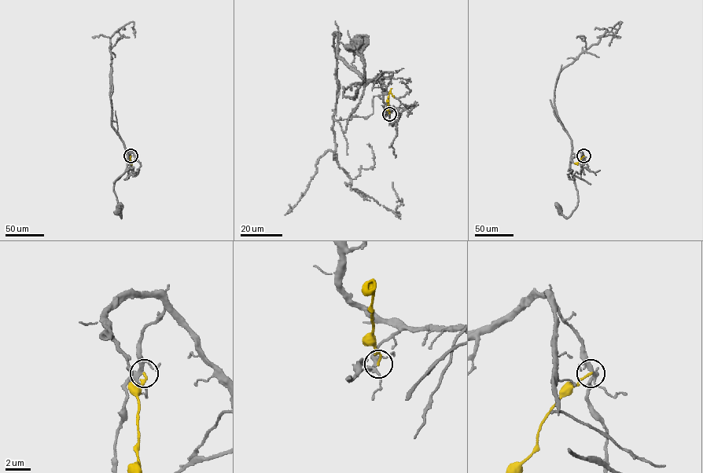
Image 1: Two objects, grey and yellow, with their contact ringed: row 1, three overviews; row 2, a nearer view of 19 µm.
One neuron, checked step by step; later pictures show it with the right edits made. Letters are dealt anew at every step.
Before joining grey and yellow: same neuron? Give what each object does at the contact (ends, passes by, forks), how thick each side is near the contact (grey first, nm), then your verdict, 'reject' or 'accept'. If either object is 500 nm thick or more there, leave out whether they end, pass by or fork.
grey forks there; yellow ends there; 280 nm thick on the grey side, 170 nm on the other; reject

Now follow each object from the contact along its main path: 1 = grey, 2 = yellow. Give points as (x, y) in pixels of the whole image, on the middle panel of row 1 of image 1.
1: (389, 114), (392, 108), (383, 100), (380, 76), (353, 82), (344, 96), (353, 98), (364, 77), (356, 42)
2: (389, 114), (389, 94), (394, 97)

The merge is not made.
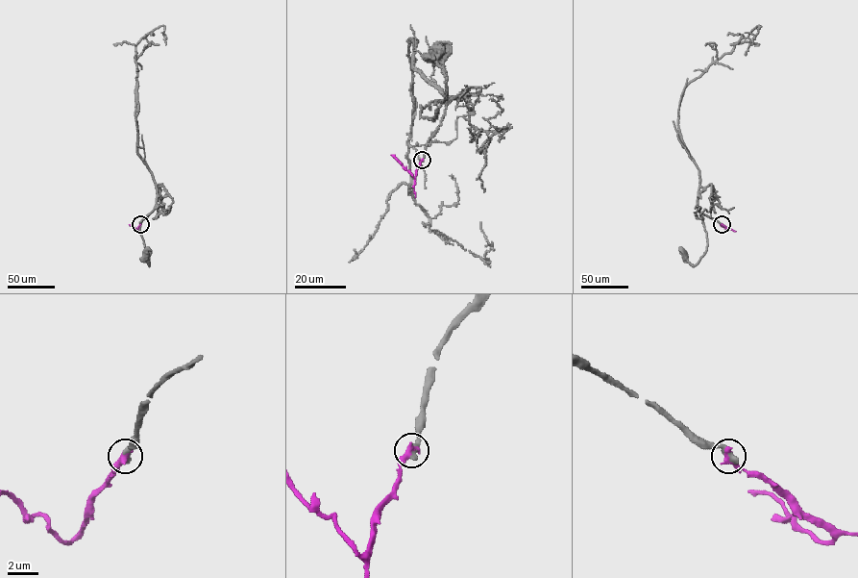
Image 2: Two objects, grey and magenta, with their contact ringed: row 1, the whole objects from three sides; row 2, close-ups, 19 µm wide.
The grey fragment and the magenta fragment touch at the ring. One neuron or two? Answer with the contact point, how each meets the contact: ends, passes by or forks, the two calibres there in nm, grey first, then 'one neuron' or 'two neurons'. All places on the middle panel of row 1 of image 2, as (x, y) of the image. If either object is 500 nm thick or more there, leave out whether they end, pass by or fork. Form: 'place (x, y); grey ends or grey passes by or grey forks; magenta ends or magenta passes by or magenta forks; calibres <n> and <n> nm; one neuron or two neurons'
place (422, 160); calibres 440 and 550 nm; one neuron

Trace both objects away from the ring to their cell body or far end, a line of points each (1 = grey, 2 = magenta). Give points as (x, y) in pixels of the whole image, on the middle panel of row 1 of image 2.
1: (422, 160), (445, 113), (445, 100), (432, 100), (420, 115), (432, 119), (446, 93), (444, 62), (436, 51)
2: (422, 160), (414, 177), (391, 155)

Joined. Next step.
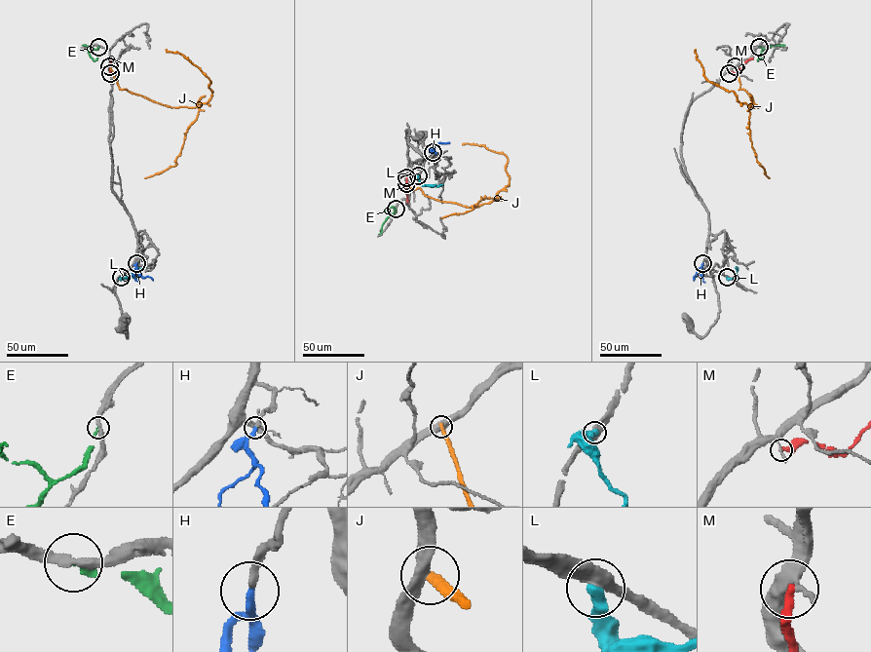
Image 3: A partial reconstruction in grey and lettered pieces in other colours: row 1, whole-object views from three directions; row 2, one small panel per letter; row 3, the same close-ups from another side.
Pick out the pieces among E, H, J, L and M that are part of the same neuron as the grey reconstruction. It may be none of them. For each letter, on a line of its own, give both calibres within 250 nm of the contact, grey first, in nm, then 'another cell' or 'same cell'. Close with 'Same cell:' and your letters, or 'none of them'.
E: calibres 280 and 180 nm; another cell
H: calibres 240 and 280 nm; same cell
J: calibres 480 and 320 nm; another cell
L: calibres 440 and 460 nm; another cell
M: calibres 130 and 340 nm; another cell
Same cell: H

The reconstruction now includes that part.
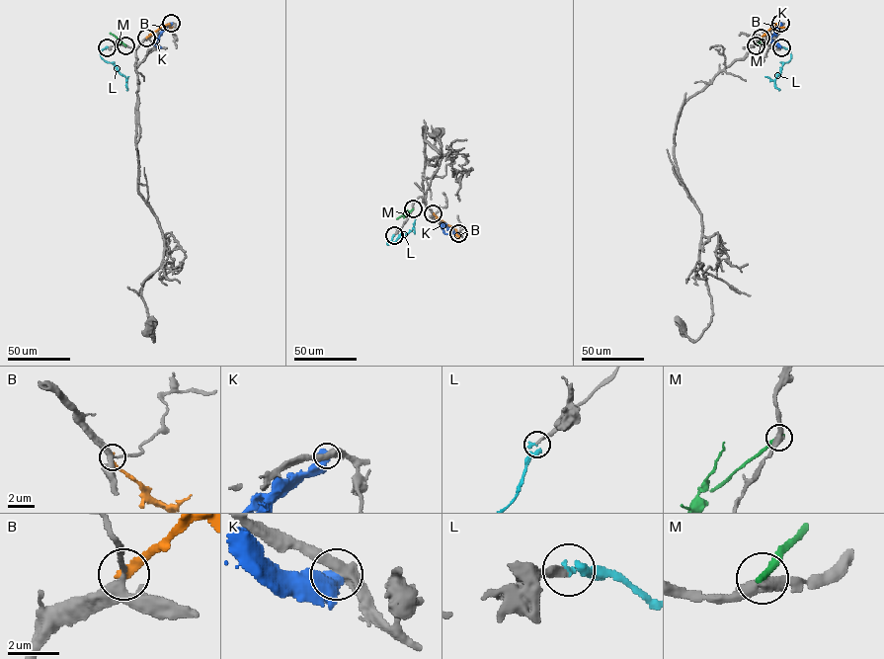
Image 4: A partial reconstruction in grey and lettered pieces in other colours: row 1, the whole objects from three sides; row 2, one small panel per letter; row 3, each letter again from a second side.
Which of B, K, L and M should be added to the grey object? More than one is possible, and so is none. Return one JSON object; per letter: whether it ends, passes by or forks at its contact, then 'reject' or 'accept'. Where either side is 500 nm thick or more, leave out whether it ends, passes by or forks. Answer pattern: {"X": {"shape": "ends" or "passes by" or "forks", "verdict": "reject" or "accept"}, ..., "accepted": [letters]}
{"B": {"shape": "ends", "verdict": "reject"}, "K": {"verdict": "reject"}, "L": {"shape": "ends", "verdict": "reject"}, "M": {"shape": "ends", "verdict": "reject"}, "accepted": []}

